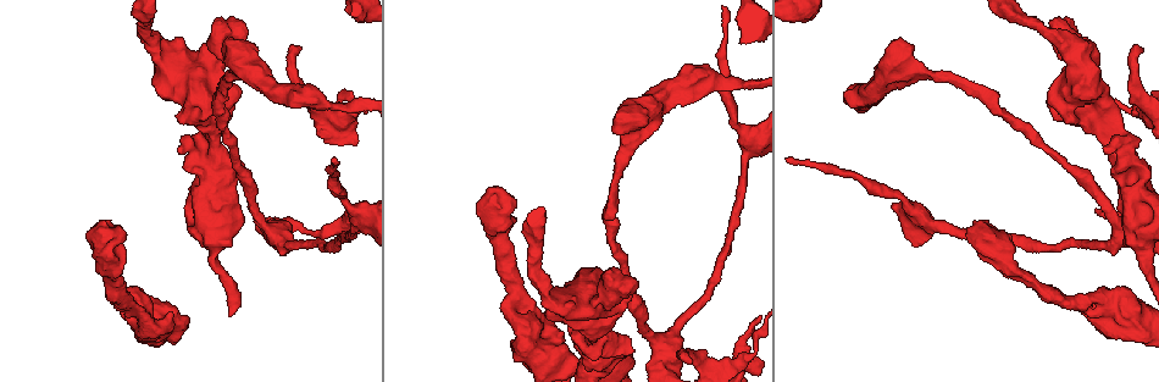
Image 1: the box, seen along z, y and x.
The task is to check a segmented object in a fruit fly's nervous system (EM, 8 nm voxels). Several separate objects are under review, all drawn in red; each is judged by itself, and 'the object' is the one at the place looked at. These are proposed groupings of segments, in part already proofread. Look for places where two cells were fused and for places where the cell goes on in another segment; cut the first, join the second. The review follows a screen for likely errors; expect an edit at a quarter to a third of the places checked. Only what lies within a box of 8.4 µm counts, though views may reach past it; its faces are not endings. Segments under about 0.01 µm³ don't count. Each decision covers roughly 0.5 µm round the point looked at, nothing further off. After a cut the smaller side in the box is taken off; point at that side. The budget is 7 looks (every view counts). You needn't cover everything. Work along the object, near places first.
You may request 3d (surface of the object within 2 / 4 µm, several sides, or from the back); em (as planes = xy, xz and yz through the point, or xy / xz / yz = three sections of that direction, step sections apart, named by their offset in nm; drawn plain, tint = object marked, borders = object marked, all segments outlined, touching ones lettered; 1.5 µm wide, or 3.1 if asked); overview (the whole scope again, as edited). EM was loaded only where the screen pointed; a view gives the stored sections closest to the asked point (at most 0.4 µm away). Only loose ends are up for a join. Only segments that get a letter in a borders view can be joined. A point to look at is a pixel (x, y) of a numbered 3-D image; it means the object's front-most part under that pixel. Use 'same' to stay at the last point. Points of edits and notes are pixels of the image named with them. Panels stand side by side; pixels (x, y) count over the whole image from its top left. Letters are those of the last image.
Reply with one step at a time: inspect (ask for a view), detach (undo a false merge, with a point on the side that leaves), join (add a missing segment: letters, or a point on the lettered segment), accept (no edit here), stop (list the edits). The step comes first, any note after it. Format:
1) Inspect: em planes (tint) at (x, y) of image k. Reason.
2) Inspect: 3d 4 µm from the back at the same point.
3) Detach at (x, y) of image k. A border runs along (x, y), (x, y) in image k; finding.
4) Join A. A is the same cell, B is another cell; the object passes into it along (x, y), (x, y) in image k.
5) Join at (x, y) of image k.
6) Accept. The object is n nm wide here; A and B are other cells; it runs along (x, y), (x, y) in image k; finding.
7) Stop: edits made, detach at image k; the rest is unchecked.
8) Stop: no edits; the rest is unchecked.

Inspect: em xz step 8 (tint) at (301, 47) of image 1. An open end.

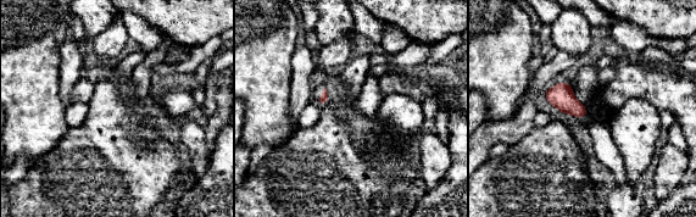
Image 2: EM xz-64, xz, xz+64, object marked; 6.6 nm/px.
Inspect: em xy step 4 (borders) at the same point. Another direction.

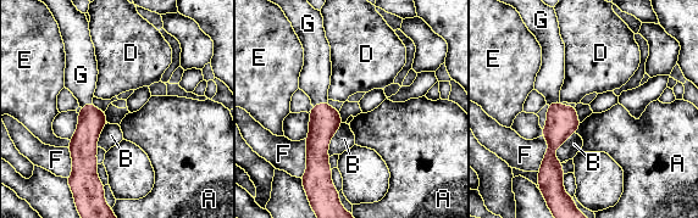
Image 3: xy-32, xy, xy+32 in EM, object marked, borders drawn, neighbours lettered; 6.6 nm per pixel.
Join G. G is the same cell, A, B, D, E and F are other cells; the object passes into it along (325, 121), (320, 104), (315, 77) in image 3; the cell continues.

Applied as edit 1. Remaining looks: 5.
Inspect: 3d 4 µm at (552, 299) of image 1. Calibre changes.

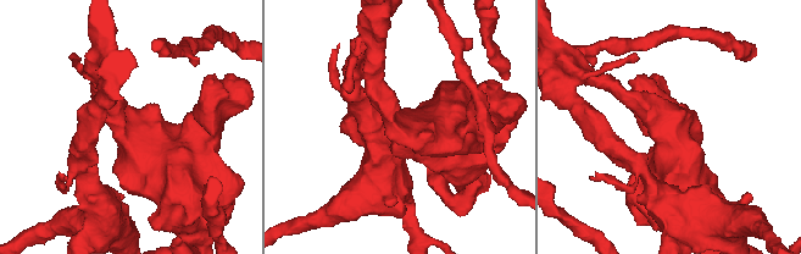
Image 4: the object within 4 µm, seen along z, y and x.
Inspect: em xy step 4 (borders) at (676, 137) of image 4. Need the tissue.

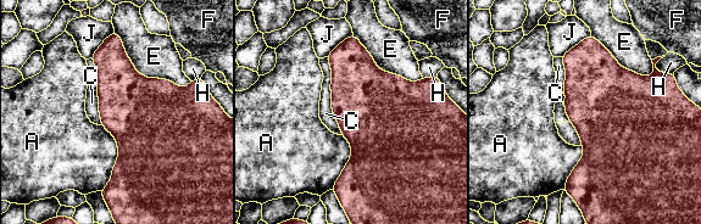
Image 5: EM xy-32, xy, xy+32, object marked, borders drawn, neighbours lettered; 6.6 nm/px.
Inspect: em planes (borders) at the same point. Another direction.

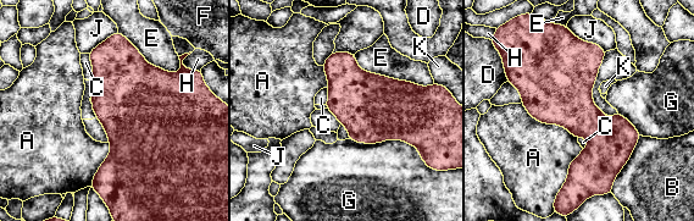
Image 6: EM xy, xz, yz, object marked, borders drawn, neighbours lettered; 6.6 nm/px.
Accept. The longest contact is with G, 600 nm; A, B, C, D, E, F, G, H, J and K are other cells; a border runs along (349, 138), (401, 139), (431, 169) in image 6; all the same cell.

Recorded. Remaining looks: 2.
Stop: edits made, join at image 3; the rest is unchecked.

